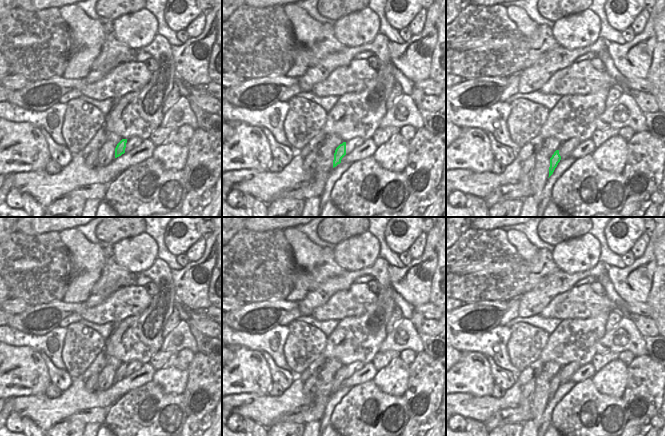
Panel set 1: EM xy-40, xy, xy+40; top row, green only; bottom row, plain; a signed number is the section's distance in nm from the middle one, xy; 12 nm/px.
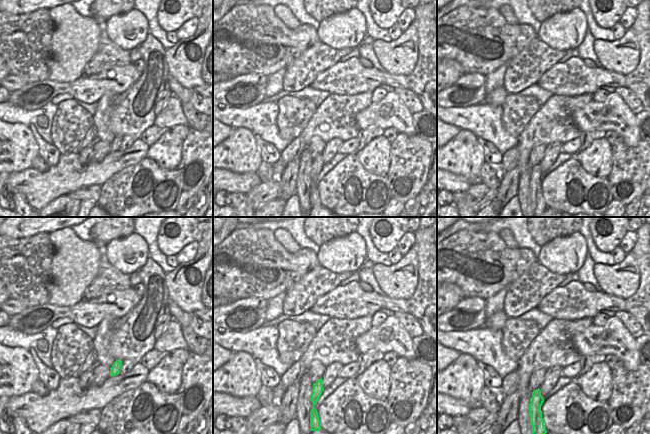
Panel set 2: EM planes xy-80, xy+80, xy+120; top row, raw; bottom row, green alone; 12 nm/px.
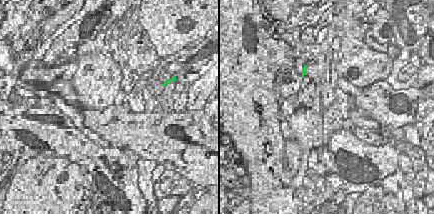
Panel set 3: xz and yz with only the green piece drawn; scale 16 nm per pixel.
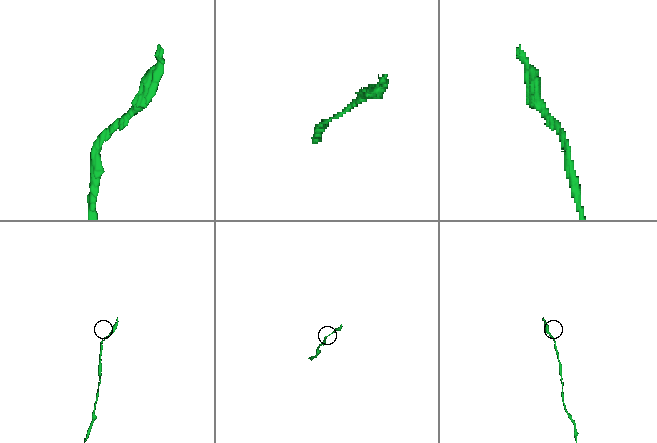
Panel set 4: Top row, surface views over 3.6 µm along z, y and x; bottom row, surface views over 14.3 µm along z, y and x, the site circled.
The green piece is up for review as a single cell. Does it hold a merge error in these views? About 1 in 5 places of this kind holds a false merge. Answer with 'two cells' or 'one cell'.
one cell

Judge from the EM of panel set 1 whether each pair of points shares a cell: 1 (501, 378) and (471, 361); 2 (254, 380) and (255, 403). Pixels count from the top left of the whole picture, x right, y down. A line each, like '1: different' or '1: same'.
1: different
2: different

